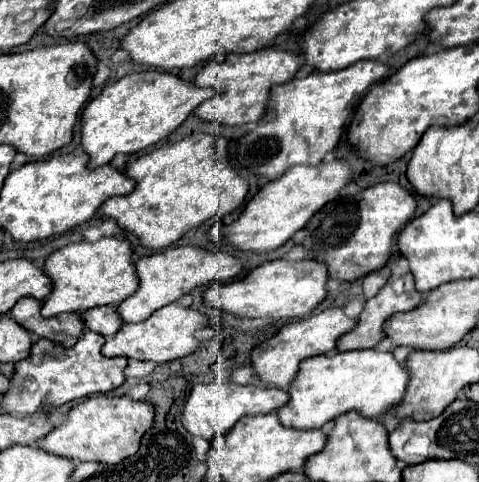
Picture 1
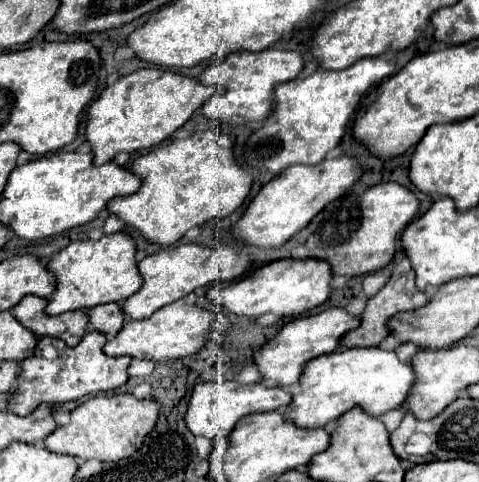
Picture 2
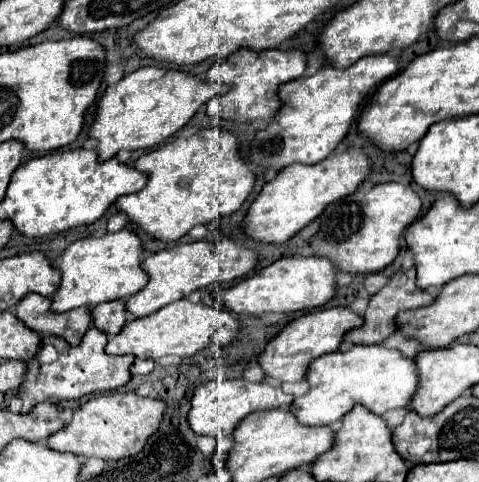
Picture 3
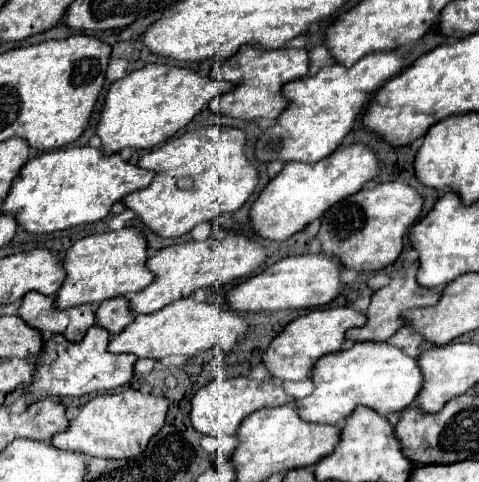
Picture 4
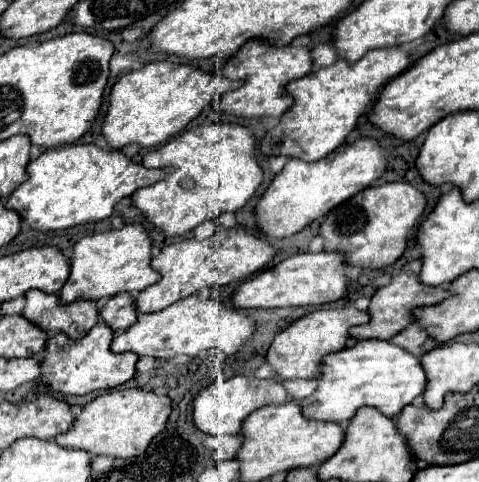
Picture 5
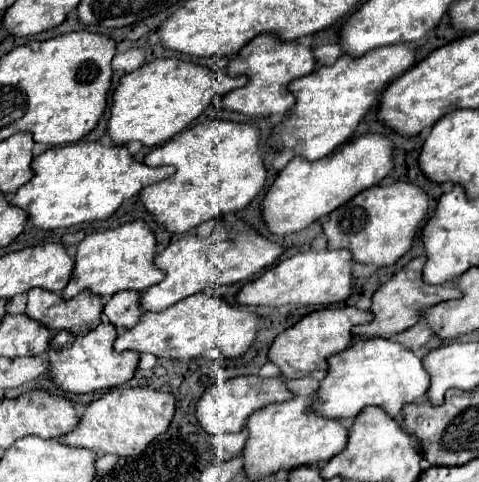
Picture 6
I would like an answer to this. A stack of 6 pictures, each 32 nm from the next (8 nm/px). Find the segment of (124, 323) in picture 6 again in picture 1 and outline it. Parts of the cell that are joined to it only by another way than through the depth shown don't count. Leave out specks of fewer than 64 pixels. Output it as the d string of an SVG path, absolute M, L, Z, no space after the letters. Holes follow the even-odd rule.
M114 304L108 306L96 306L92 310L86 310L82 314L86 326L102 336L114 336L120 330L122 318L118 316L118 310Z

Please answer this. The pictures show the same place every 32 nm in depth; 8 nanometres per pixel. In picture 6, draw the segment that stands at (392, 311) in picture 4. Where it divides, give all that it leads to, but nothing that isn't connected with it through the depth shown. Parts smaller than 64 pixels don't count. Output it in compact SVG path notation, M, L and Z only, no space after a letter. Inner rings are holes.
M420 256L412 262L408 262L390 282L382 284L374 296L372 296L372 314L374 314L374 320L370 324L364 324L364 326L356 326L352 328L352 334L360 334L360 336L394 336L394 334L400 334L408 328L412 328L416 322L420 322L422 318L422 312L430 306L436 306L444 300L450 300L450 298L460 298L462 296L462 290L456 286L456 282L452 284L442 284L442 286L430 286L422 280L422 266L426 262L426 256Z

